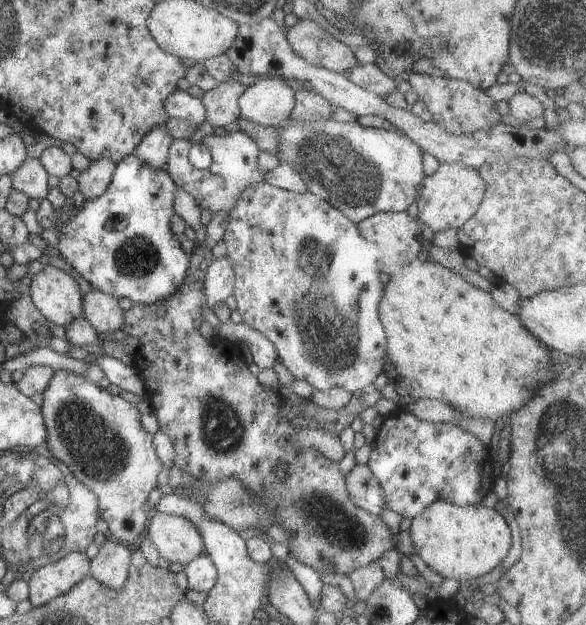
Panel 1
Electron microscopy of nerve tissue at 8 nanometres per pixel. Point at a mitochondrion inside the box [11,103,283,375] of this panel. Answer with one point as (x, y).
(136, 256)

